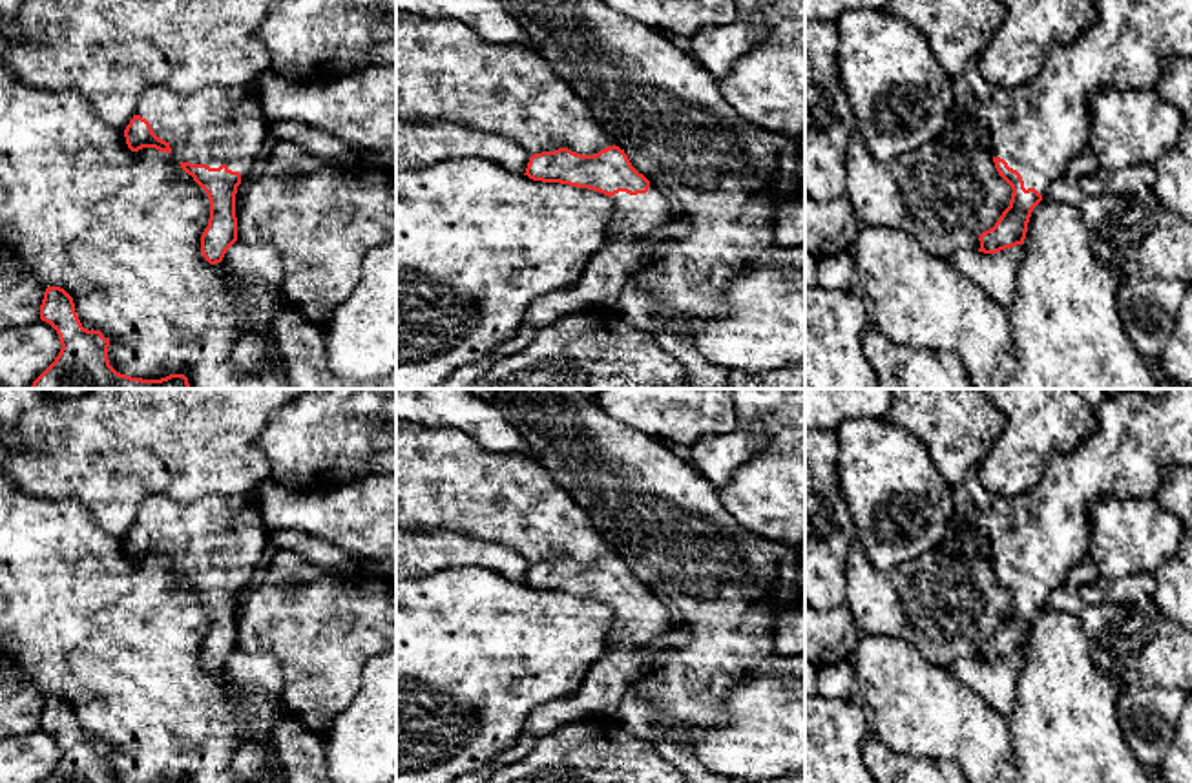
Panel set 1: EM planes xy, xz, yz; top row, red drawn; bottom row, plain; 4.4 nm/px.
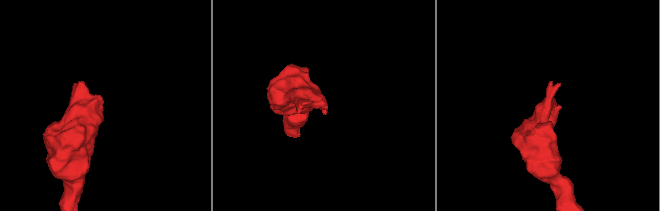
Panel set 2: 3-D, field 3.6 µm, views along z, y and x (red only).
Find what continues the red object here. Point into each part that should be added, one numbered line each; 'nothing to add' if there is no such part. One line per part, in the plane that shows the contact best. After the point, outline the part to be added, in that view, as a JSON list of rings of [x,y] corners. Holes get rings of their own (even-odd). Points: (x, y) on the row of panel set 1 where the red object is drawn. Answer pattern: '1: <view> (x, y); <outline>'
1: xy (223, 125); [[[254,84],[212,86],[212,88],[199,89],[195,93],[179,93],[159,86],[148,88],[139,99],[135,115],[146,119],[153,133],[170,144],[172,157],[177,162],[206,164],[210,168],[219,168],[221,164],[226,164],[228,170],[241,173],[241,183],[250,179],[254,172],[261,166],[259,155],[270,122],[259,106],[259,99]]]

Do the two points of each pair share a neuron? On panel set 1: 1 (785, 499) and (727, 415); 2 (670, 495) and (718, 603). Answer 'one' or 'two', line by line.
1: two
2: one

